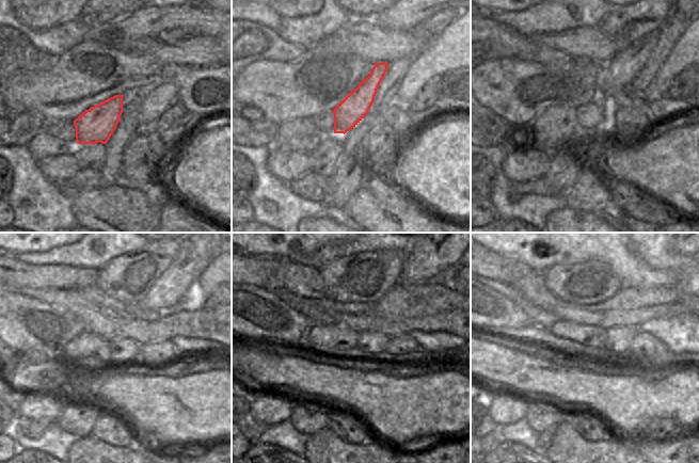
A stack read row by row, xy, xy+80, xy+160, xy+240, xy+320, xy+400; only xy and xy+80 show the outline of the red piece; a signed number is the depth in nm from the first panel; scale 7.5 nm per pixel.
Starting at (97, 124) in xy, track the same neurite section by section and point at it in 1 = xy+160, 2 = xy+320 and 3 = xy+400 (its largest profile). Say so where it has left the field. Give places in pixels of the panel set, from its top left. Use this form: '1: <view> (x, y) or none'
1: xy+160 (617, 74)
2: xy+320 (432, 254)
3: xy+400 (687, 254)

